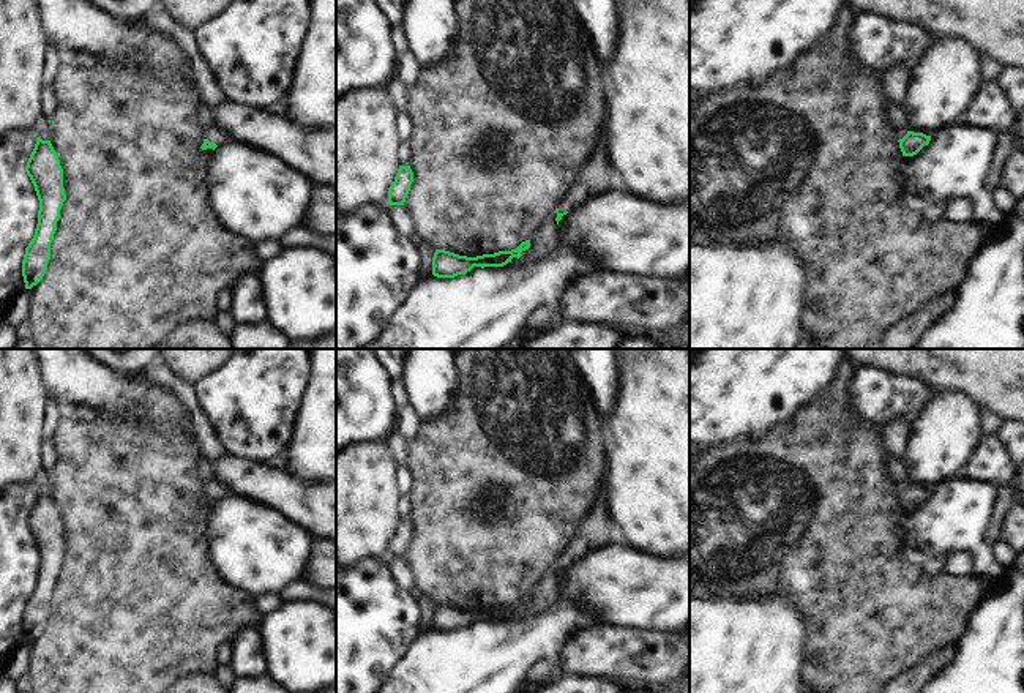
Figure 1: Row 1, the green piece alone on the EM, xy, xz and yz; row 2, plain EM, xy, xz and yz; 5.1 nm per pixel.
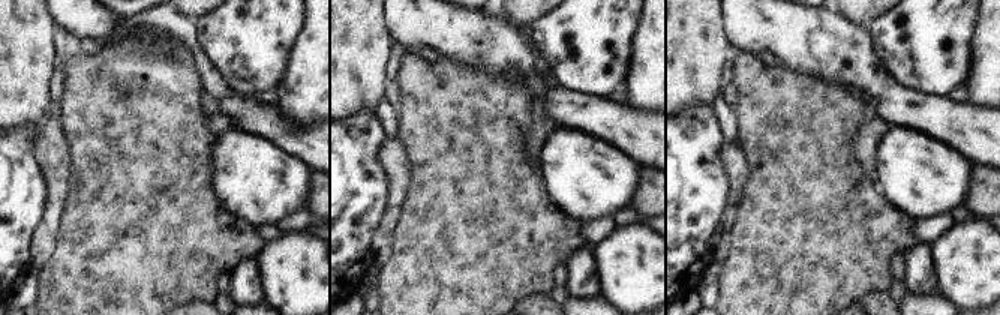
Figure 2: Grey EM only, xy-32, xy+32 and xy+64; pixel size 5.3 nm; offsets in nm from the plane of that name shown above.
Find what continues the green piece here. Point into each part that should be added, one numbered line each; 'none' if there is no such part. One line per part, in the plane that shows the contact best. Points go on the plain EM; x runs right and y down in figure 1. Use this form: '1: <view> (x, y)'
1: xy (213, 488)

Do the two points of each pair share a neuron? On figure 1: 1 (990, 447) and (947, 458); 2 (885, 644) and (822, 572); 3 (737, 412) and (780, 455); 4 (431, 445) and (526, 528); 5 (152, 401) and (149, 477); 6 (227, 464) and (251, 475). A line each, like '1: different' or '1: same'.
1: different
2: same
3: different
4: same
5: different
6: same

